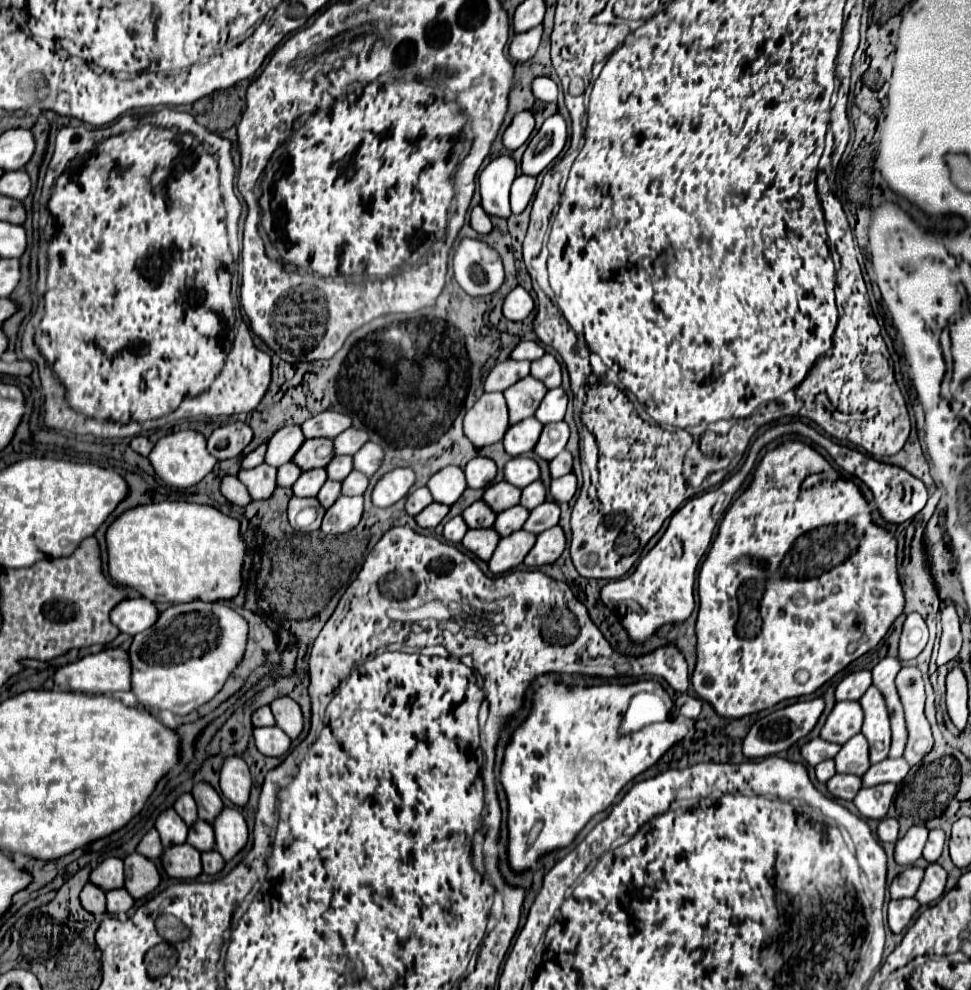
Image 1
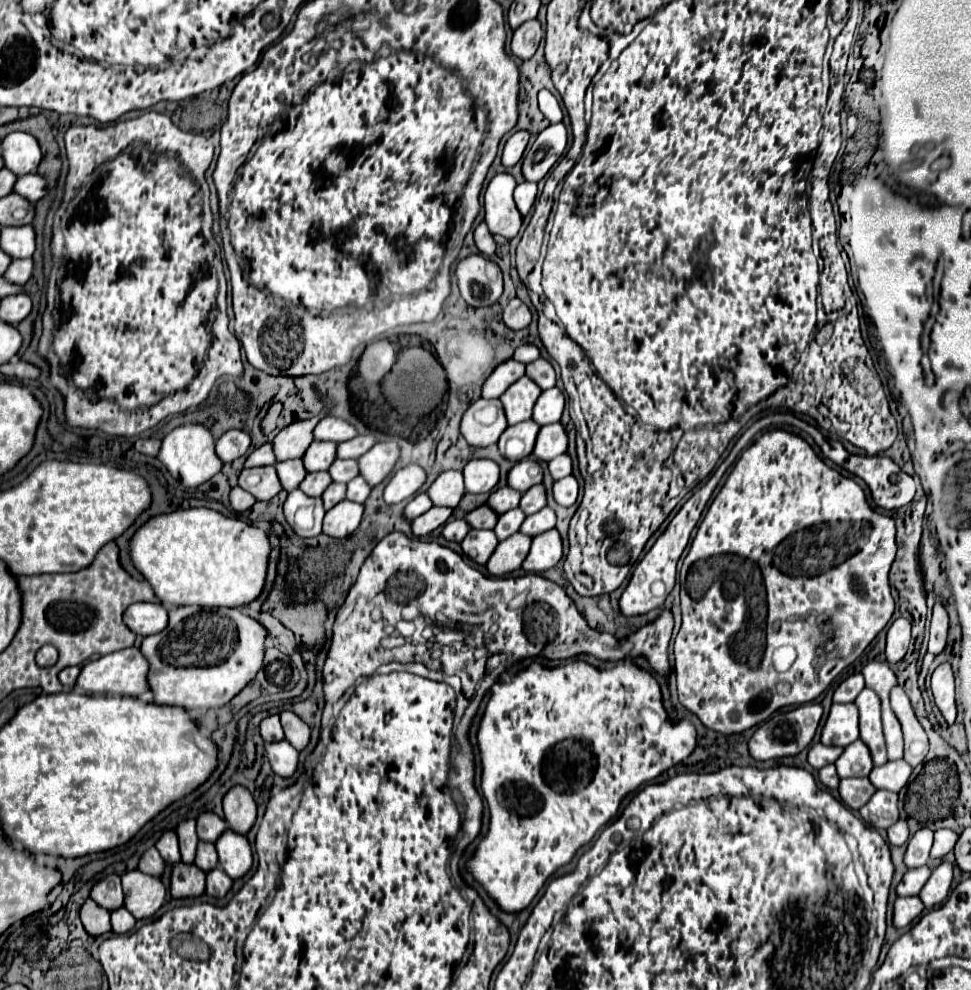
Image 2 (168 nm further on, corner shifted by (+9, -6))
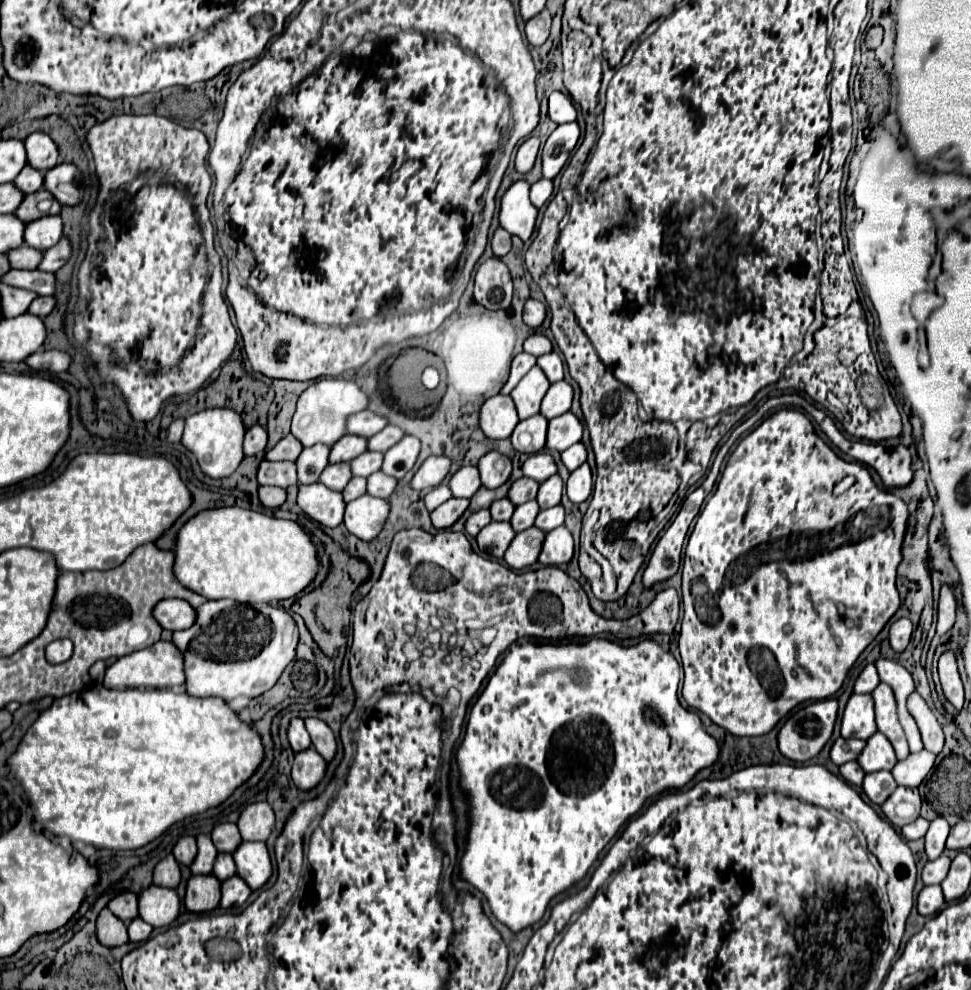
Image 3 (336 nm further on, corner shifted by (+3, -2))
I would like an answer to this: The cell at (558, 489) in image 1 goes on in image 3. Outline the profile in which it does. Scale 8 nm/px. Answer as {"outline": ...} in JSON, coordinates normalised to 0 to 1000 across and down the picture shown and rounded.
{"outline":[[[602,467],[600,471],[596,471],[594,475],[588,477],[586,485],[584,485],[584,501],[588,507],[596,509],[596,507],[602,507],[607,503],[611,495],[611,483],[609,483],[609,473],[607,469]]]}

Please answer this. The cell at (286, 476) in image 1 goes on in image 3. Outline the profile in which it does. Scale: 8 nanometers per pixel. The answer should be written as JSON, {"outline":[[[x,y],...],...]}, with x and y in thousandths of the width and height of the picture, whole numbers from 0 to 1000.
{"outline":[[[324,448],[310,457],[310,465],[306,465],[306,479],[310,489],[324,489],[331,477],[339,471],[341,451]]]}

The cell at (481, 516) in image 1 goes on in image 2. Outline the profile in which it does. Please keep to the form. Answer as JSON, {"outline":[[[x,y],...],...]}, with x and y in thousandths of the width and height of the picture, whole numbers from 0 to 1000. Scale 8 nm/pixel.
{"outline":[[[493,511],[487,517],[483,517],[479,521],[479,525],[485,533],[504,533],[506,535],[512,527],[512,519],[504,511]]]}

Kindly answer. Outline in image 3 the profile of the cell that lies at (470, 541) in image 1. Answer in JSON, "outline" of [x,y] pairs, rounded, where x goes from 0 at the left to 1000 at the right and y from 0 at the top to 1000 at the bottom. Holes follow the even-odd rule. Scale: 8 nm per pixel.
{"outline":[[[506,527],[499,535],[491,539],[491,549],[495,556],[506,558],[506,562],[516,566],[528,543],[530,543],[530,535],[524,527]],[[506,549],[510,549],[510,556],[504,556]]]}

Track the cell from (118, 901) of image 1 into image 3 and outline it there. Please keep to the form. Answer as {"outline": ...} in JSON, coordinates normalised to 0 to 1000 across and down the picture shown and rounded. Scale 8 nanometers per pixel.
{"outline":[[[143,927],[143,929],[137,929],[137,931],[131,935],[131,939],[133,939],[135,952],[139,952],[139,954],[149,952],[149,949],[156,945],[156,941],[158,941],[156,933],[149,933],[145,927]]]}

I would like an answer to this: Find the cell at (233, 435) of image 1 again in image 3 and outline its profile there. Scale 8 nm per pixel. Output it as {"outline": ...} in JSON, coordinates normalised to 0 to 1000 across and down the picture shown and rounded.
{"outline":[[[271,430],[256,432],[254,440],[252,440],[252,448],[250,448],[252,461],[261,461],[265,457],[271,457],[273,451],[275,451],[275,434]]]}

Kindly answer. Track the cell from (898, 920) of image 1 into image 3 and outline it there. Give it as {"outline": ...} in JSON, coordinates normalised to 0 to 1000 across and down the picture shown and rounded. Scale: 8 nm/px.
{"outline":[[[953,895],[944,907],[944,919],[951,925],[961,925],[971,917],[971,913],[973,913],[973,907],[971,907],[969,895]]]}

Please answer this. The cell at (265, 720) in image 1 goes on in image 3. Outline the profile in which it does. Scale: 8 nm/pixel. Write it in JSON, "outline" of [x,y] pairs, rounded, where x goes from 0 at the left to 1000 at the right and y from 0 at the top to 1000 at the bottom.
{"outline":[[[310,725],[300,727],[300,731],[298,731],[298,749],[300,749],[304,760],[320,756],[320,743],[318,743],[318,739],[314,735],[314,729]]]}

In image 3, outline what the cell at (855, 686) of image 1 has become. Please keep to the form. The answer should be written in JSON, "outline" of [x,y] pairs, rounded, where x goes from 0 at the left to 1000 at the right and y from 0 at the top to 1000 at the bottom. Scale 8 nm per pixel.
{"outline":[[[893,671],[891,677],[885,681],[885,685],[883,685],[883,689],[881,689],[881,699],[883,699],[883,701],[899,699],[905,691],[907,691],[907,685],[905,685],[905,681],[903,681],[901,671]]]}

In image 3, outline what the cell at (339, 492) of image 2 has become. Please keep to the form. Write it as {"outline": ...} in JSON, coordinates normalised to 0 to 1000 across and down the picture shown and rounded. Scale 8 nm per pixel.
{"outline":[[[364,483],[359,489],[357,489],[357,493],[353,495],[353,501],[355,501],[355,505],[357,507],[361,507],[361,505],[366,505],[366,503],[370,503],[370,501],[374,501],[378,497],[378,485],[376,483]]]}

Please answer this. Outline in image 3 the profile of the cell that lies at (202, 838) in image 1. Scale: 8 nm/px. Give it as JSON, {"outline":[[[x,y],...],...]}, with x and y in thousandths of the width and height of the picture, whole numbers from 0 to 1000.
{"outline":[[[226,863],[223,865],[223,873],[219,877],[219,883],[230,891],[230,889],[236,889],[236,885],[242,885],[244,883],[244,875],[240,871],[240,865],[236,863]]]}

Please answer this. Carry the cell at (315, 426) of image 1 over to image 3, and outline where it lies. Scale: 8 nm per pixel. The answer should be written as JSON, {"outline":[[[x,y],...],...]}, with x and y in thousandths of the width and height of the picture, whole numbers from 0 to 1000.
{"outline":[[[382,414],[370,416],[368,420],[359,422],[359,438],[368,438],[368,440],[384,440],[388,436],[392,436],[396,430],[401,428],[401,424],[396,420],[390,420]]]}

